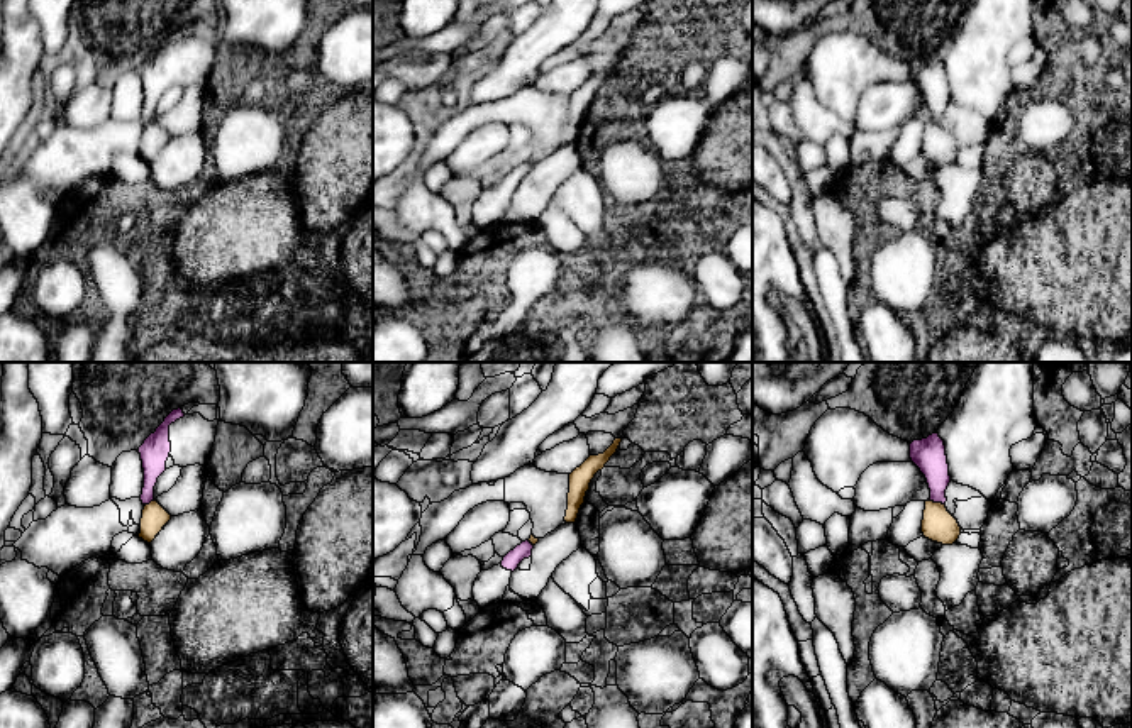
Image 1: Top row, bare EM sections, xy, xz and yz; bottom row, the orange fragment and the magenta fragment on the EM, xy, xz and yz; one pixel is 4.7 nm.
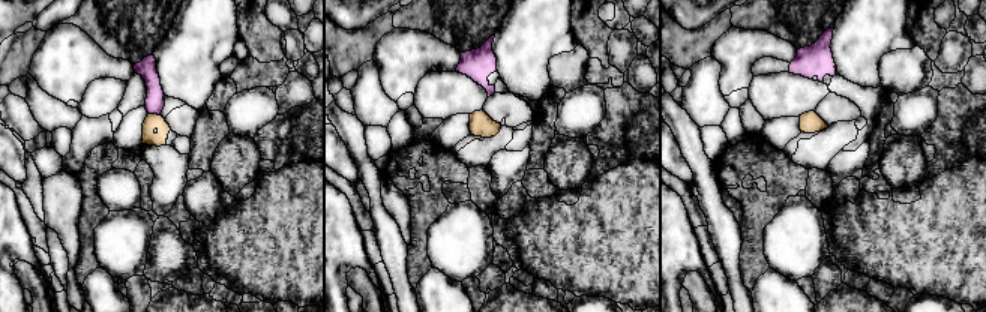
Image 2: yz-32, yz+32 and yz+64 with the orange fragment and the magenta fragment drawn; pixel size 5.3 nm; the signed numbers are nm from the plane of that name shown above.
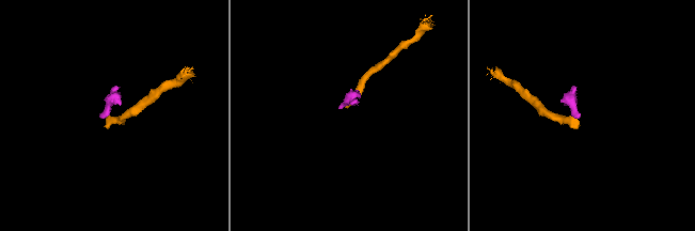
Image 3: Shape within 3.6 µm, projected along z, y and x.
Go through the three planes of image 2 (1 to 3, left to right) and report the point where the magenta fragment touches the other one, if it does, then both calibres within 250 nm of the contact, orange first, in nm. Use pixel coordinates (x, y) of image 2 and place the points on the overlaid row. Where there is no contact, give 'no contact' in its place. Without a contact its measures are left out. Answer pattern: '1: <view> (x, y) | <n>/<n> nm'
1: yz-32 (155, 114) | 90/100 nm
2: no contact
3: no contact

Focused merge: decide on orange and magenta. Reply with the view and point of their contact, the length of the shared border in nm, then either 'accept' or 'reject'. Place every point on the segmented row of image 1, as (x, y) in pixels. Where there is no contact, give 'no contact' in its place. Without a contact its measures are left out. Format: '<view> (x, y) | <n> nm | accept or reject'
yz (937, 503) | 90 nm | reject

